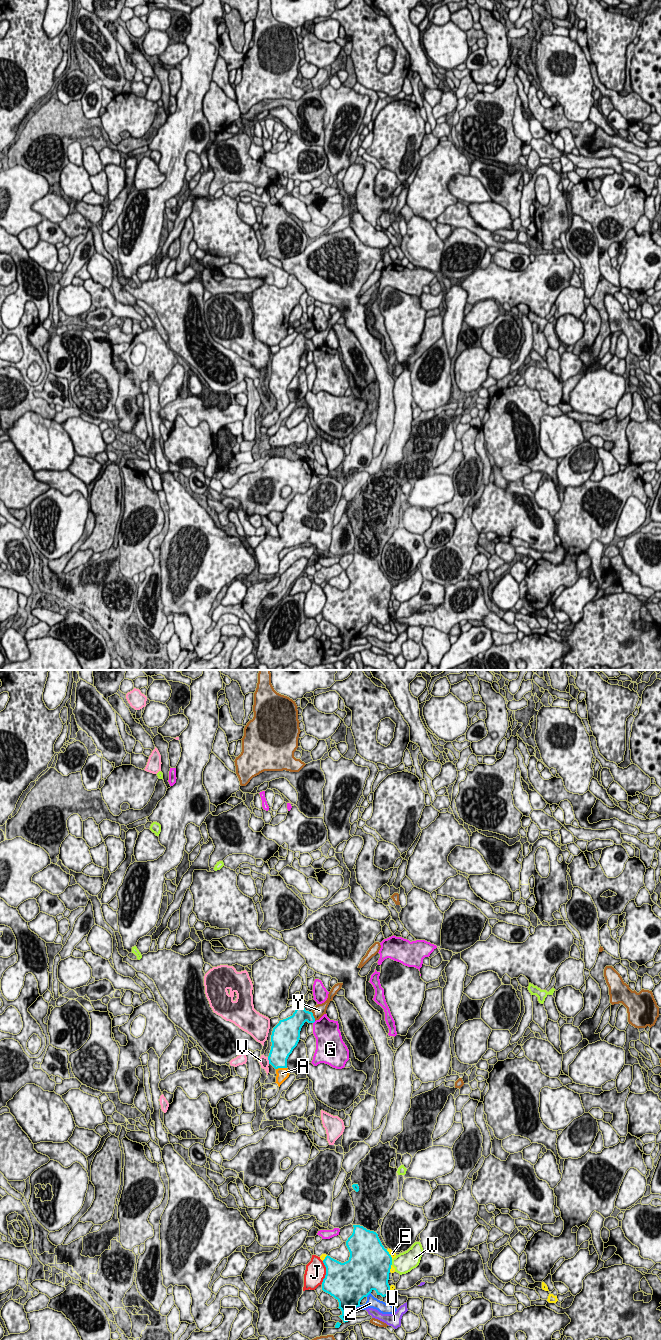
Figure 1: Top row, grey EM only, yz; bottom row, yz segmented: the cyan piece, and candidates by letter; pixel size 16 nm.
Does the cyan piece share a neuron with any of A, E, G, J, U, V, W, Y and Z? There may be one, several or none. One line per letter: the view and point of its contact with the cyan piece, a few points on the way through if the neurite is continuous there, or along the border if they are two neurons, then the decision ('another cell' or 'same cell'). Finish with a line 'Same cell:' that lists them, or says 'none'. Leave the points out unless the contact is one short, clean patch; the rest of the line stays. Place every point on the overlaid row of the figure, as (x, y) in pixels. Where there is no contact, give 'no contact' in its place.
A: yz (281, 1067) | across yz (279, 1053), (281, 1067), (282, 1073) | same cell
E: yz (389, 1254) | another cell
G: no contact | another cell
J: yz (326, 1272) | another cell
U: yz (356, 1307) | another cell
V: yz (268, 1059) | another cell
W: yz (391, 1262) | another cell
Y: yz (313, 1016) | another cell
Z: yz (368, 1294) | another cell
Same cell: A

